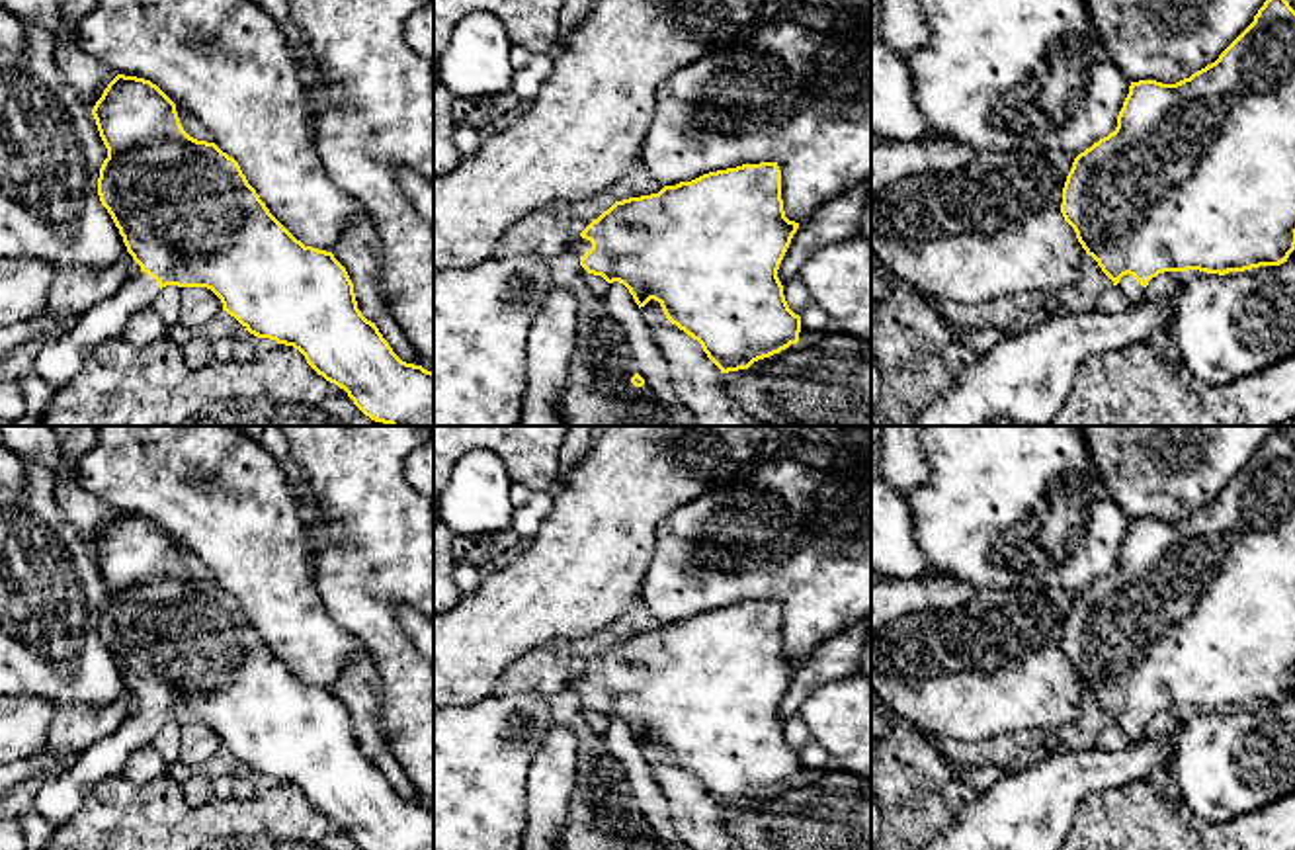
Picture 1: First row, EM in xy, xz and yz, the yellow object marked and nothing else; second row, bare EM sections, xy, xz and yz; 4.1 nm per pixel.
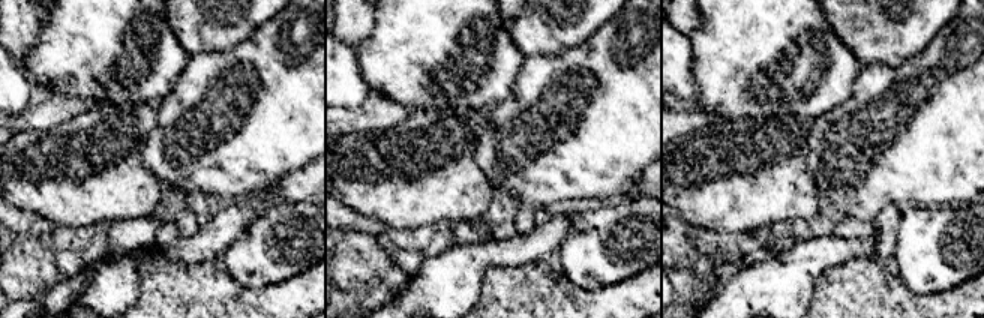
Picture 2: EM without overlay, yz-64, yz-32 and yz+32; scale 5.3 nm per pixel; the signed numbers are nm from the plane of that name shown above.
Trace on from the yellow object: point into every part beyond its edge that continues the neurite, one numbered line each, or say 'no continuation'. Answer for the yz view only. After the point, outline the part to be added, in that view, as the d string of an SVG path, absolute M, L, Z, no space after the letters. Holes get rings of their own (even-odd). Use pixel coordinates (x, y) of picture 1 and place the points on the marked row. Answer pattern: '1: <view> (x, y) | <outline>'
1: yz (1127, 284) | M1129 274L1119 279L1117 287L1129 301L1137 305L1145 299L1145 287Z

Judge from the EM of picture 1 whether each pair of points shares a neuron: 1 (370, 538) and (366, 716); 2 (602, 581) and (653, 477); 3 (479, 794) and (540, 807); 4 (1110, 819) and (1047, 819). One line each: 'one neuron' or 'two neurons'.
1: two neurons
2: one neuron
3: two neurons
4: two neurons

